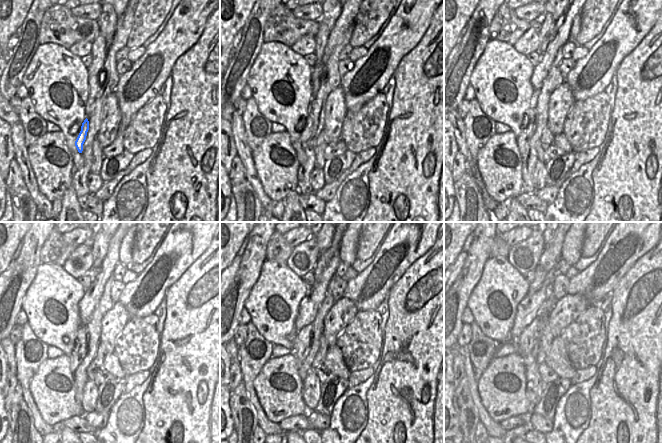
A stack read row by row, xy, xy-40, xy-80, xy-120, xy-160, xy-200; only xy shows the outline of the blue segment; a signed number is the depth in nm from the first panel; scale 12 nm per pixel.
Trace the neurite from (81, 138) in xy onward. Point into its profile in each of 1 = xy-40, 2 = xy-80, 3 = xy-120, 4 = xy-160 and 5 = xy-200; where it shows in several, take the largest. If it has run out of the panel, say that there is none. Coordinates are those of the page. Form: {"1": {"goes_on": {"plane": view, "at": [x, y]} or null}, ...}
{"1": {"goes_on": {"plane": "xy-40", "at": [306, 133]}}, "2": {"goes_on": {"plane": "xy-80", "at": [530, 113]}}, "3": {"goes_on": {"plane": "xy-120", "at": [82, 335]}}, "4": {"goes_on": {"plane": "xy-160", "at": [302, 343]}}, "5": {"goes_on": {"plane": "xy-200", "at": [528, 338]}}}

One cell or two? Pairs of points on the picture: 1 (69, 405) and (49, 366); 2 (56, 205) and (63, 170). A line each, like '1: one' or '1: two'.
1: one
2: two

